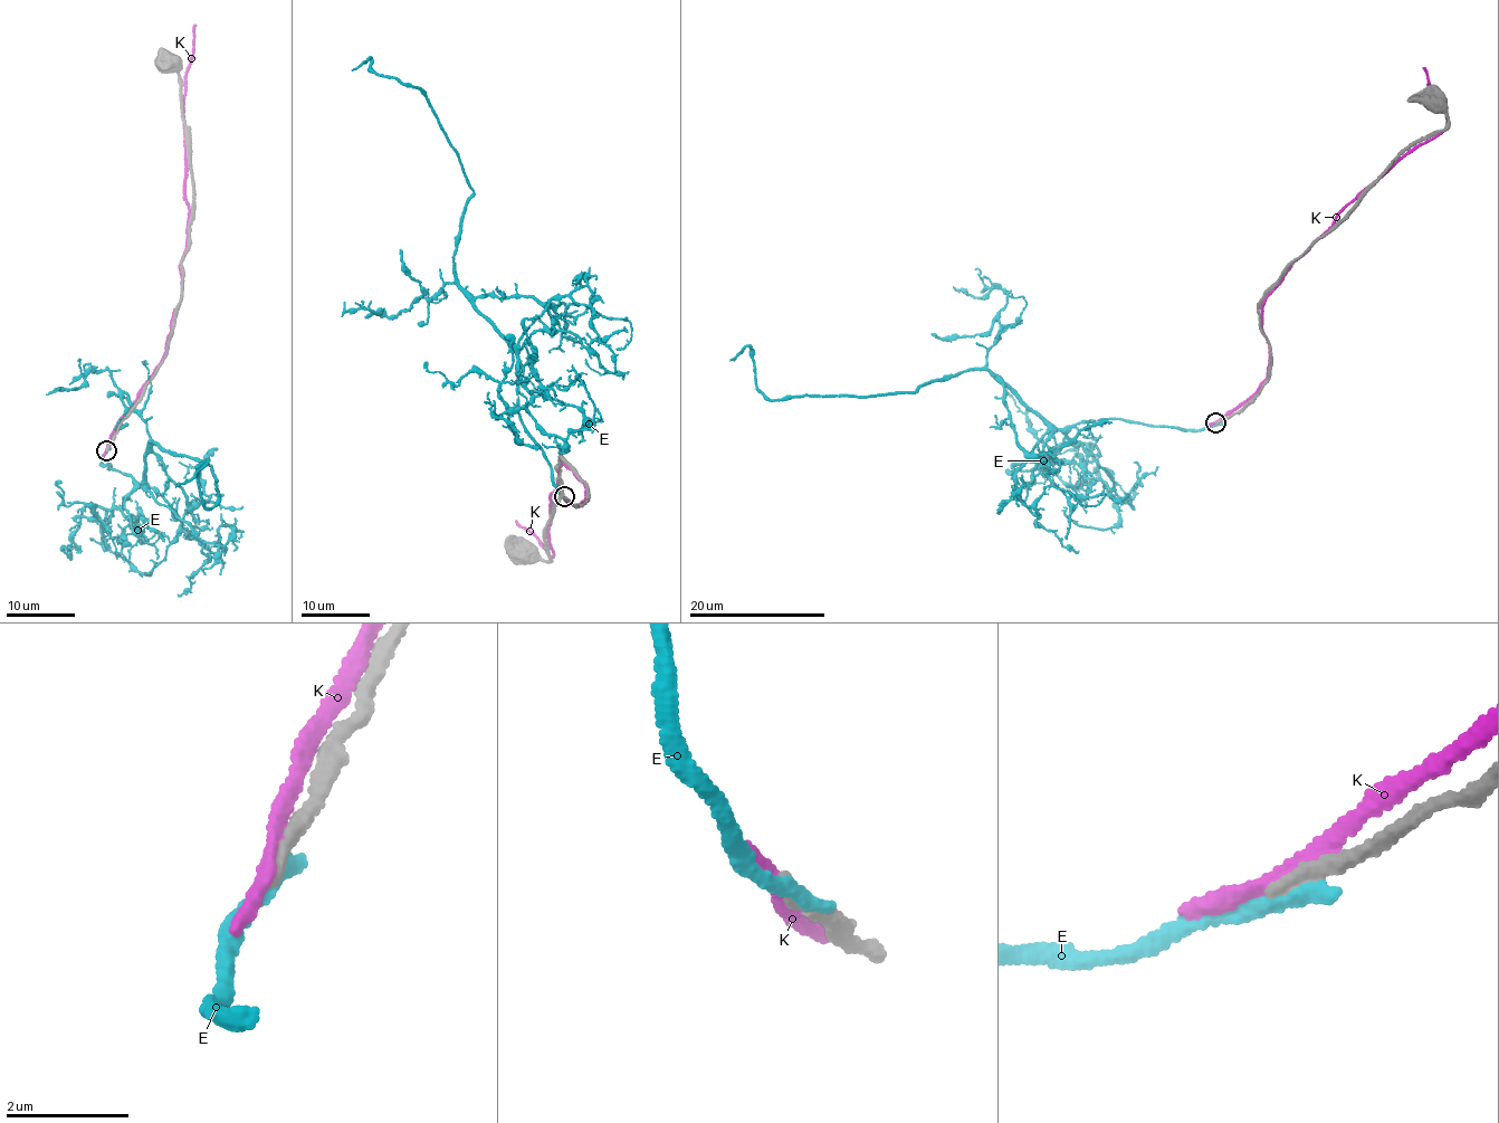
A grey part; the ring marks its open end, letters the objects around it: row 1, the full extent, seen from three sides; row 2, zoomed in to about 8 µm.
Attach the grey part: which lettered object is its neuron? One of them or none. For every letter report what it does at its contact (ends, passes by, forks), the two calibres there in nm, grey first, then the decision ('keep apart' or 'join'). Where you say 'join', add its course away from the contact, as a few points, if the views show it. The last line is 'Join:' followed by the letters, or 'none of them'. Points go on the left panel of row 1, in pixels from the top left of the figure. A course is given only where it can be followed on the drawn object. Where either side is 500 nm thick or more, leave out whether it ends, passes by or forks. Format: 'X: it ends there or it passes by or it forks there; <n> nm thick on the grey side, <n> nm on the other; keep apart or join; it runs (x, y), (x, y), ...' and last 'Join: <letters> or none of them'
E: it ends there; 340 nm thick on the grey side, 280 nm on the other; keep apart
K: it passes by; 360 nm thick on the grey side, 220 nm on the other; keep apart
Join: none of them

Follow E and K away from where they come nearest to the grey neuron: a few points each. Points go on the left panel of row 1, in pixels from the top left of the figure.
E: (107, 449), (101, 464), (143, 486), (150, 441), (212, 466), (219, 495), (206, 508), (207, 460), (175, 487)
K: (107, 447), (121, 419), (161, 363), (181, 286), (189, 209), (183, 188), (181, 108), (194, 25)

